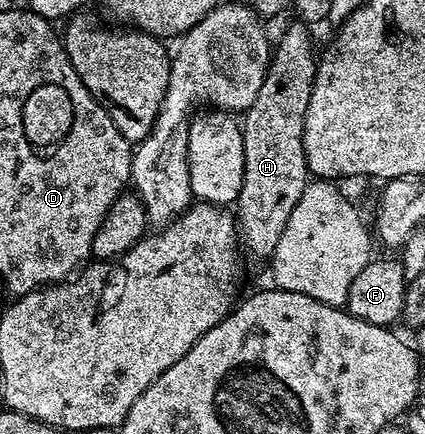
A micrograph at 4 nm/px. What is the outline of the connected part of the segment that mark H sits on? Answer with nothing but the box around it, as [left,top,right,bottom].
[236,21,316,259]

